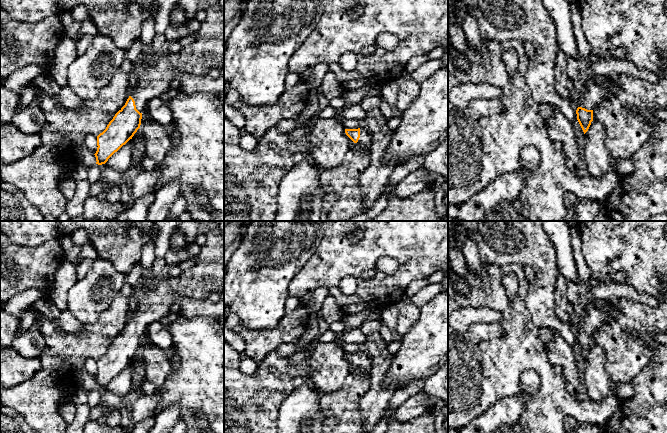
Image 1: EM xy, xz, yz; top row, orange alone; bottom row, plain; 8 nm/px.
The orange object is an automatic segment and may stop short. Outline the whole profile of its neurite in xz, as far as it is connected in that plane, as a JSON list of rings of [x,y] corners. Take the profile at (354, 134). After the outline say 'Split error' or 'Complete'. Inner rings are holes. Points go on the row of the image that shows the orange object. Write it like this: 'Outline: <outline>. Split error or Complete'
Outline: [[[361,127],[358,129],[345,129],[345,133],[354,143],[358,143],[359,145],[363,146],[369,153],[371,135],[366,128]]]. Split error

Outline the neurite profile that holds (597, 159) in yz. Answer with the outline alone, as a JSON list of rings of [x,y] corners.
[[[597,120],[591,122],[588,131],[583,135],[584,165],[594,179],[611,172],[615,173],[616,159],[605,146],[605,137],[605,127]]]

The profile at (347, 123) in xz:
[[[343,119],[342,124],[345,127],[345,129],[358,129],[363,127],[362,122],[352,119]]]

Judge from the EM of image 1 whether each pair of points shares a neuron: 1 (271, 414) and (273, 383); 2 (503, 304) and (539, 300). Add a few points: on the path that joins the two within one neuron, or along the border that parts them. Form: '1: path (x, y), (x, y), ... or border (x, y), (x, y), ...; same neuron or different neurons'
1: path (271, 406), (271, 391); same neuron
2: border (528, 284), (525, 305), (534, 323); different neurons

